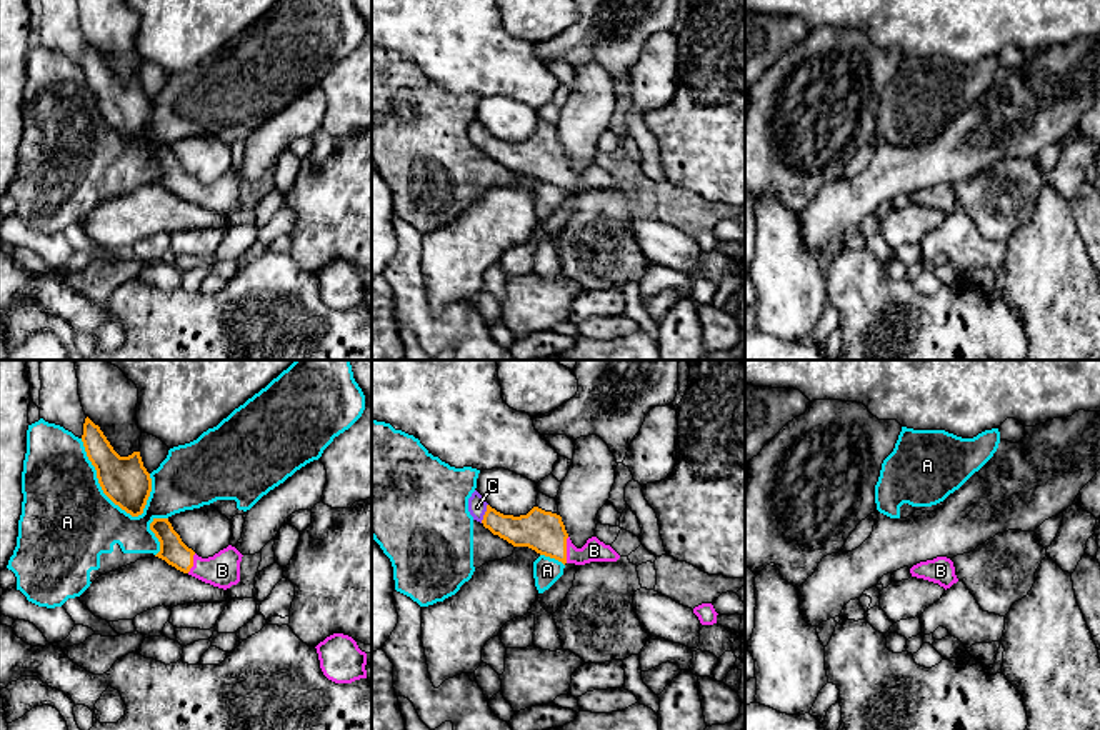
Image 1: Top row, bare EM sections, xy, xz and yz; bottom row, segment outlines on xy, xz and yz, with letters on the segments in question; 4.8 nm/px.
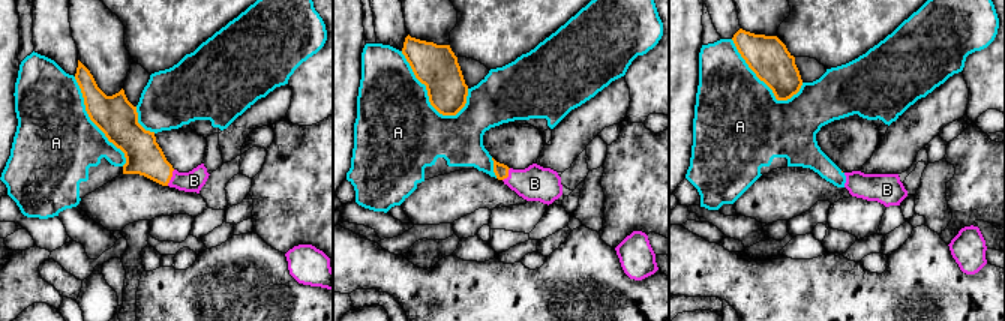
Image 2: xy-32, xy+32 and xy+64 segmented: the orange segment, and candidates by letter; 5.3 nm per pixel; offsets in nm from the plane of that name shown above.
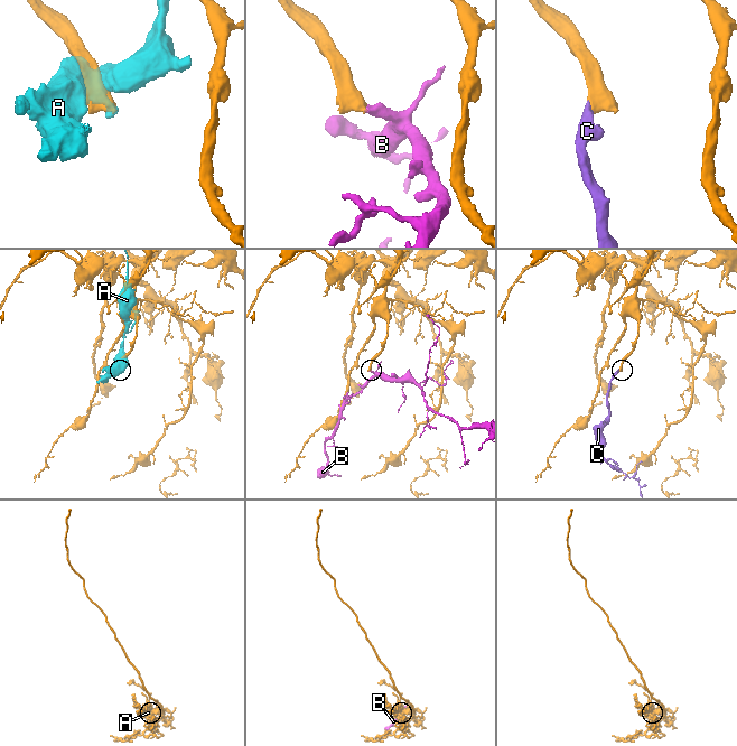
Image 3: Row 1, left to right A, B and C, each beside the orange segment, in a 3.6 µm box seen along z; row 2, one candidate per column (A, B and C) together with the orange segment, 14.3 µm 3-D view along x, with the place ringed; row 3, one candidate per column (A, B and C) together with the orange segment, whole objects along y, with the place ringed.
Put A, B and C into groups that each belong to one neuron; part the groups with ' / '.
A / B C

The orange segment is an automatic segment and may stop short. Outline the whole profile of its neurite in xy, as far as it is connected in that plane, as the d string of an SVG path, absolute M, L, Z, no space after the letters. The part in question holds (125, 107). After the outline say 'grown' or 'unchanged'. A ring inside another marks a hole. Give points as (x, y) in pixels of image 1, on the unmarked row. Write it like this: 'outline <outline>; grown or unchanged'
outline M88 43L83 50L82 68L103 120L132 143L142 142L152 118L152 105L140 78L120 83Z; unchanged

